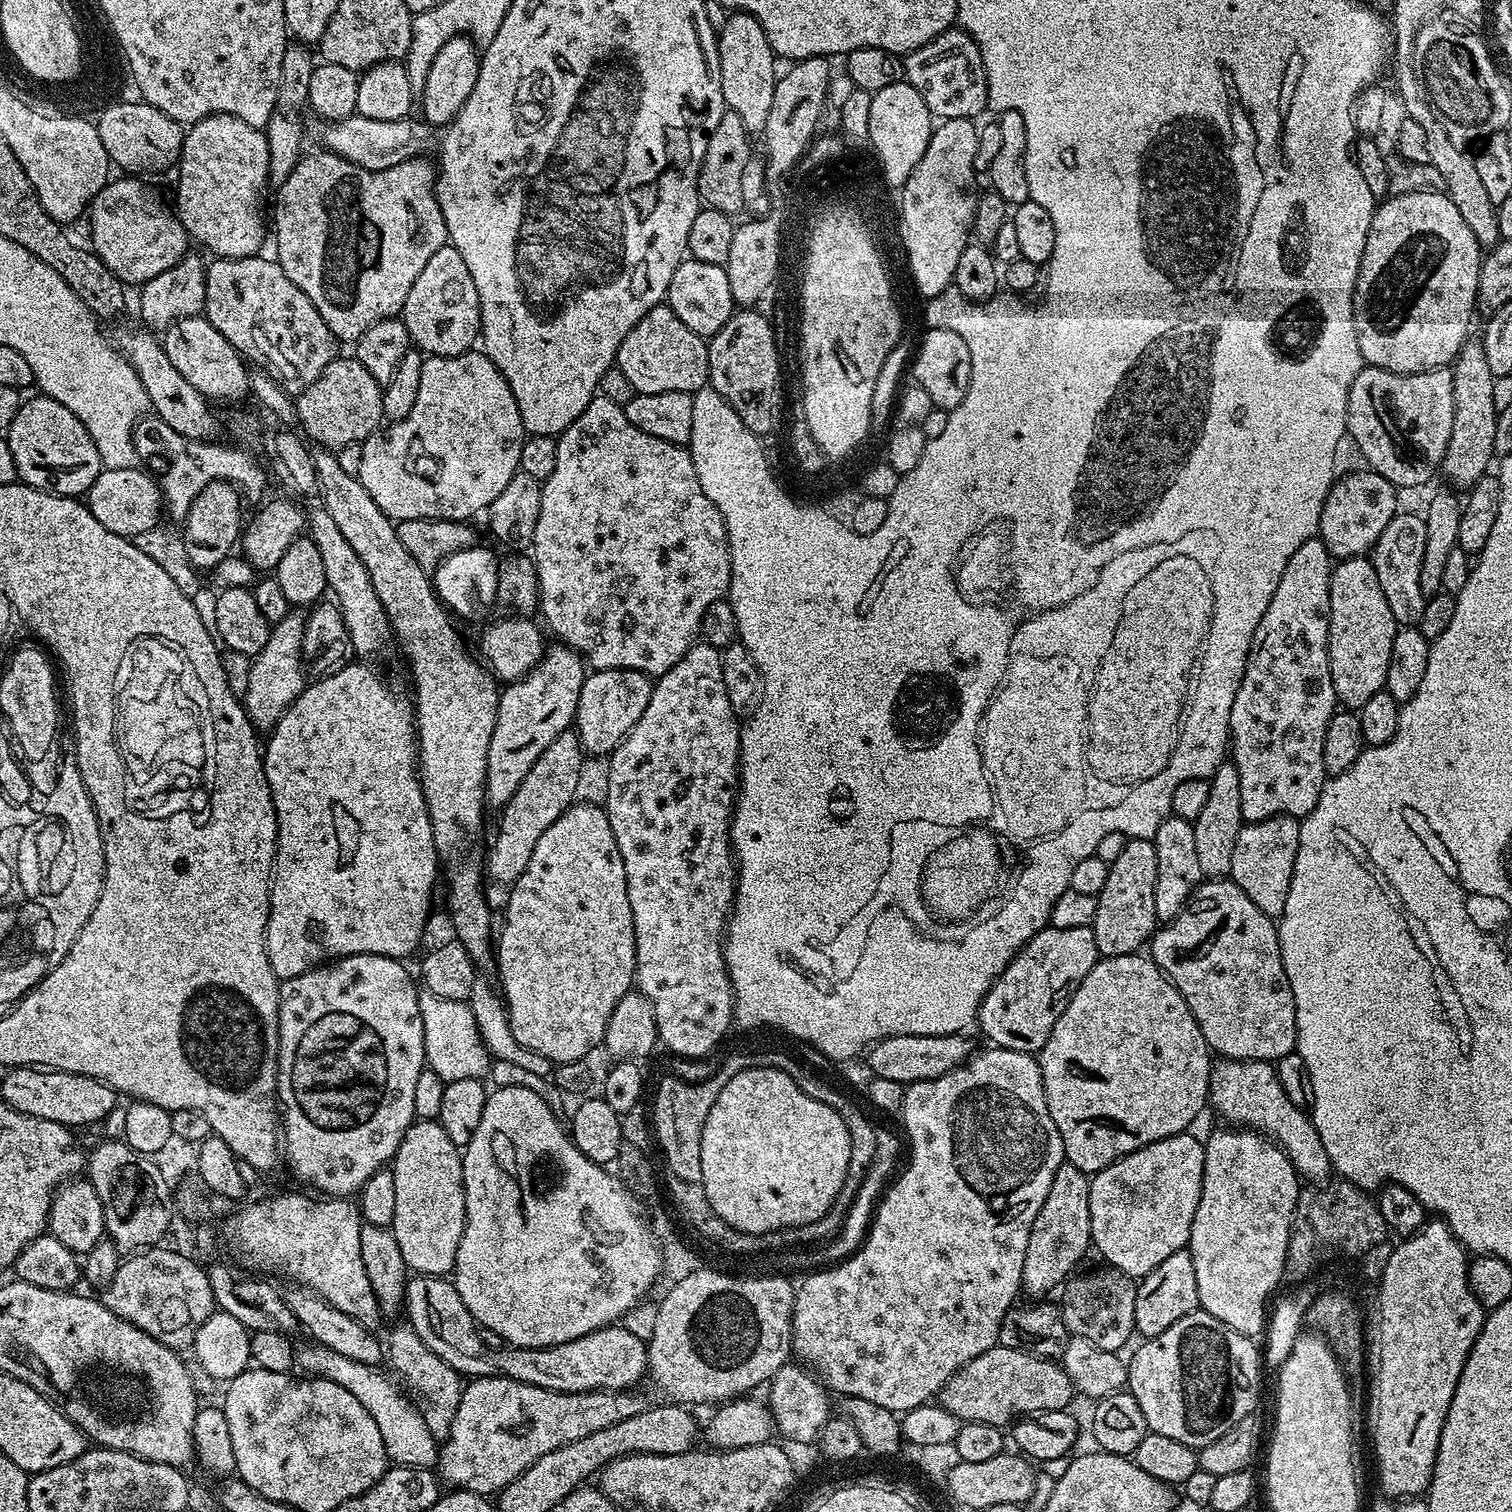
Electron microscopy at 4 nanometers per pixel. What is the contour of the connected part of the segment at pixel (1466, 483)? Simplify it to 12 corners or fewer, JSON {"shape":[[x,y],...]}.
{"shape":[[1479,339],[1451,365],[1442,476],[1467,490],[1494,460],[1494,382]]}

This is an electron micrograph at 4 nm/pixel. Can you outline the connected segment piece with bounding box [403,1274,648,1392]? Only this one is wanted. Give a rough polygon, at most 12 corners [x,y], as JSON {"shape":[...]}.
{"shape":[[413,1275],[407,1323],[464,1378],[622,1392],[645,1341],[599,1328],[549,1348],[490,1346],[455,1283]]}

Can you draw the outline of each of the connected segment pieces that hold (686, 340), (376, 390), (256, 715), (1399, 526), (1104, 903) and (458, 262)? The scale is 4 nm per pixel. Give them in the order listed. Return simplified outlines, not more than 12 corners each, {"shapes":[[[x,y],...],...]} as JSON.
{"shapes":[[[667,302],[618,346],[633,393],[708,384],[708,346]],[[337,356],[295,399],[319,447],[367,441],[383,389],[354,356]],[[289,611],[252,657],[242,703],[275,728],[306,687],[305,617]],[[1400,510],[1370,554],[1399,627],[1417,627],[1426,524]],[[1151,840],[1109,864],[1090,925],[1101,957],[1130,956],[1158,927]],[[446,246],[418,274],[402,319],[429,356],[473,351],[480,299]]]}

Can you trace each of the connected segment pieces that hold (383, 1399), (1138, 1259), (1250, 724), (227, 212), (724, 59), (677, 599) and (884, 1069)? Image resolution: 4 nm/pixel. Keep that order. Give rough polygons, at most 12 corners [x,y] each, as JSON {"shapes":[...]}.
{"shapes":[[[299,1345],[301,1373],[362,1402],[393,1465],[431,1469],[438,1441],[379,1367]],[[1150,1142],[1089,1179],[1091,1247],[1143,1278],[1188,1247],[1204,1146]],[[1294,550],[1230,710],[1245,821],[1303,818],[1338,710],[1334,557]],[[207,116],[184,133],[174,211],[216,258],[255,256],[268,137]],[[733,11],[716,49],[725,109],[763,133],[778,57]],[[595,395],[530,557],[593,669],[659,678],[732,584],[687,447]],[[898,1034],[867,1049],[875,1078],[905,1086],[973,1055],[963,1035]]]}

